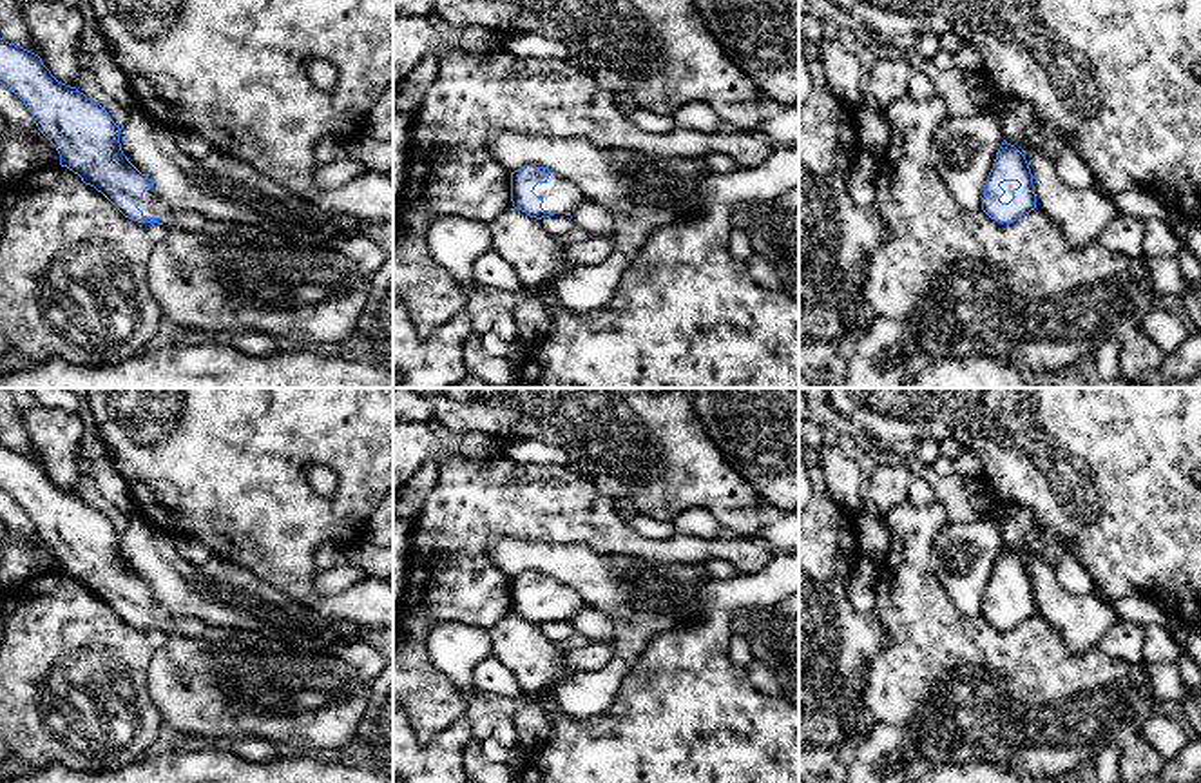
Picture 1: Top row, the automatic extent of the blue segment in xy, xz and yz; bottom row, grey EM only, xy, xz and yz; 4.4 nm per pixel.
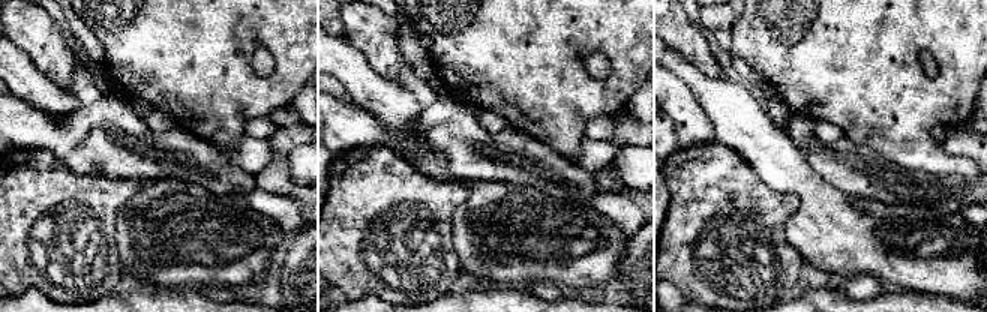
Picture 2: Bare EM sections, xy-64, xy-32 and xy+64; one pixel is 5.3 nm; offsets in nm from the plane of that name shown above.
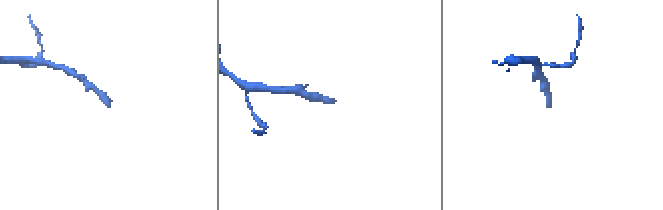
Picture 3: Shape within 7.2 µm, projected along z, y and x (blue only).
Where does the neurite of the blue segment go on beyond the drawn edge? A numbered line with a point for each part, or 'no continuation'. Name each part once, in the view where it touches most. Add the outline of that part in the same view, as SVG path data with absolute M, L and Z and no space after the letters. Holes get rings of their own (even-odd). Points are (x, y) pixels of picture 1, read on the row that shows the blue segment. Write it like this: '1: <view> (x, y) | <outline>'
1: xz (558, 194) | M551 172L545 183L538 183L533 190L543 199L542 208L549 212L572 212L583 199L583 192L574 183Z

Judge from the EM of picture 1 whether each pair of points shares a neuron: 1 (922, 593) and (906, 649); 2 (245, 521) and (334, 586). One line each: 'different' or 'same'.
1: same
2: different

